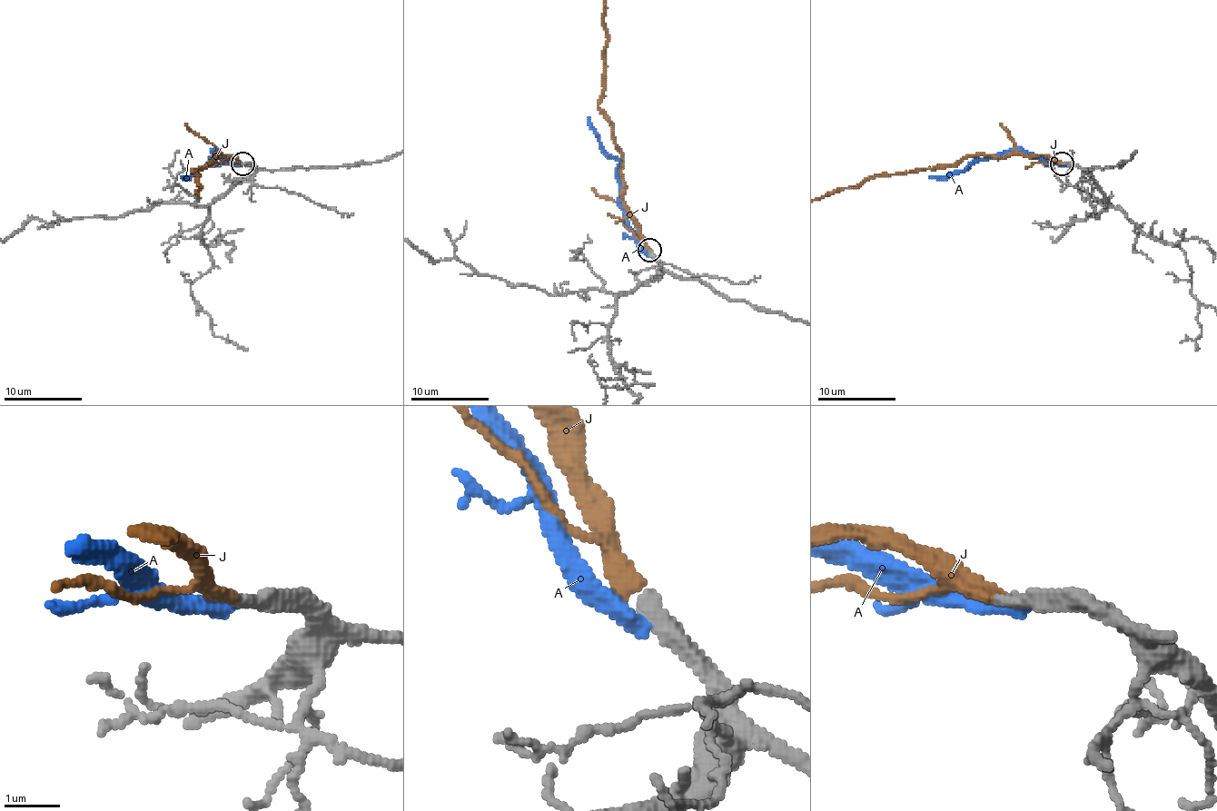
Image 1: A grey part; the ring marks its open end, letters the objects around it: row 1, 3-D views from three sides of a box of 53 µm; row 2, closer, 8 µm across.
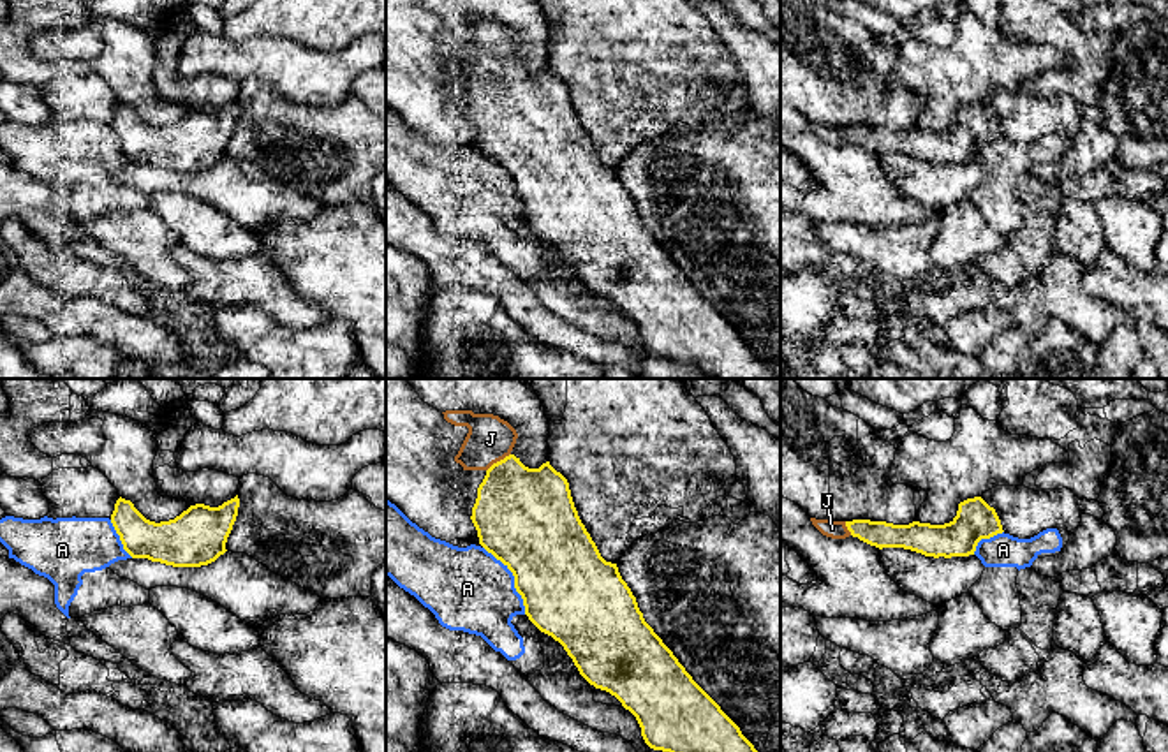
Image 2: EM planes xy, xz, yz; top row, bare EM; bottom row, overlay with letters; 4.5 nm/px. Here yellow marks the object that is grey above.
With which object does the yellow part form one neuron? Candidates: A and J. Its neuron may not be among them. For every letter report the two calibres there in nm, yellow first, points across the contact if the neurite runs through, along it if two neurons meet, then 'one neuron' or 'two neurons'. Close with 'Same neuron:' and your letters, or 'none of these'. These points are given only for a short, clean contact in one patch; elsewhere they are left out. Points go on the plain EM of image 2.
A: 420/380 nm | along xz (483, 152), (511, 178), (513, 192), (522, 205), (525, 219) | two neurons
J: 400/220 nm | across xz (520, 117), (497, 67), (490, 57), (490, 44) | one neuron
Same neuron: J

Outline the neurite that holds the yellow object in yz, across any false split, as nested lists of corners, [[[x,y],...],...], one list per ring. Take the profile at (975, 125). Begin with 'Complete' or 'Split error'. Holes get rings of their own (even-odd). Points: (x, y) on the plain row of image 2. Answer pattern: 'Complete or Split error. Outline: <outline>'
Split error. Outline: [[[981,102],[960,107],[957,122],[944,130],[920,127],[893,130],[870,125],[833,127],[816,123],[810,123],[810,127],[823,141],[832,144],[853,141],[879,155],[904,153],[934,164],[974,160],[981,144],[1004,137],[995,114]]]

